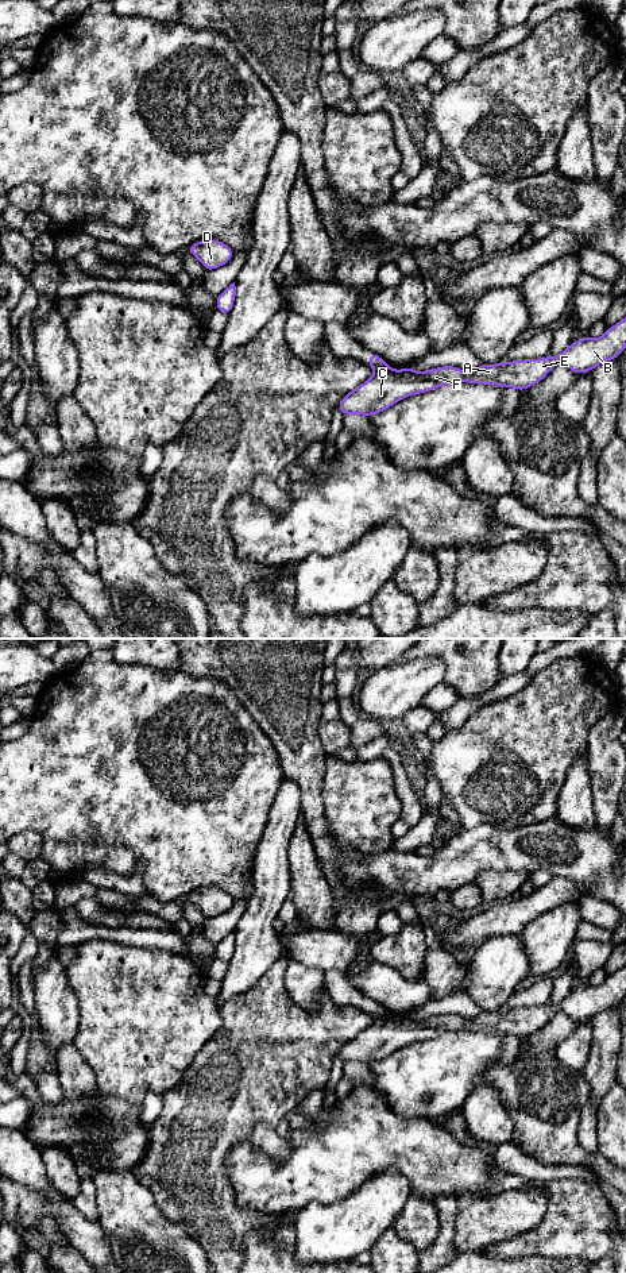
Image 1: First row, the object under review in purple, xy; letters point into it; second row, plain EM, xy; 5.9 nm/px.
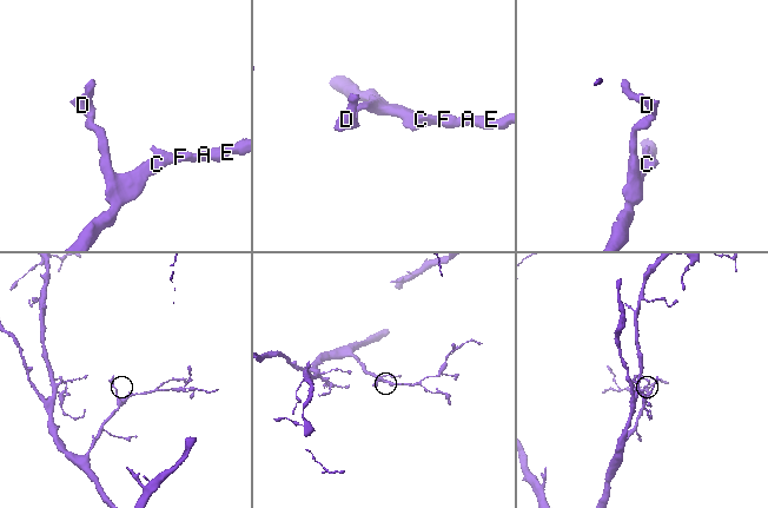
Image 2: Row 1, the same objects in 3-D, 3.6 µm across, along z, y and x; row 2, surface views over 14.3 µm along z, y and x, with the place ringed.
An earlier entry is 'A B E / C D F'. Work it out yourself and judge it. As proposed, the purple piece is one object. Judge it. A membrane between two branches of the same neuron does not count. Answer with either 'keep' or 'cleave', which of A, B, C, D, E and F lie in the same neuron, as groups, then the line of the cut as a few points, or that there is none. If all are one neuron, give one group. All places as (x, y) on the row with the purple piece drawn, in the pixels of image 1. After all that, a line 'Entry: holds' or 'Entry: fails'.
keep; groups A B C D E F; cut none
Entry: fails

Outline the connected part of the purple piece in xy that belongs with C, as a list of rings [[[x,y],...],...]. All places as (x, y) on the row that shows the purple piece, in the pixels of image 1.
[[[626,317],[598,339],[584,336],[571,343],[559,356],[511,360],[480,364],[475,370],[461,371],[455,366],[443,366],[426,371],[411,367],[391,369],[379,355],[371,352],[367,364],[375,371],[364,383],[345,394],[337,408],[343,414],[380,413],[398,401],[451,383],[484,383],[518,389],[519,391],[541,382],[548,373],[563,363],[576,374],[592,371],[598,364],[613,360],[626,348]]]

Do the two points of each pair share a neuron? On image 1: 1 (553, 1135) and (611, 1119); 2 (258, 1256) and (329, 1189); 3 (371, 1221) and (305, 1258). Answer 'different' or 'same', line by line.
1: different
2: different
3: same

